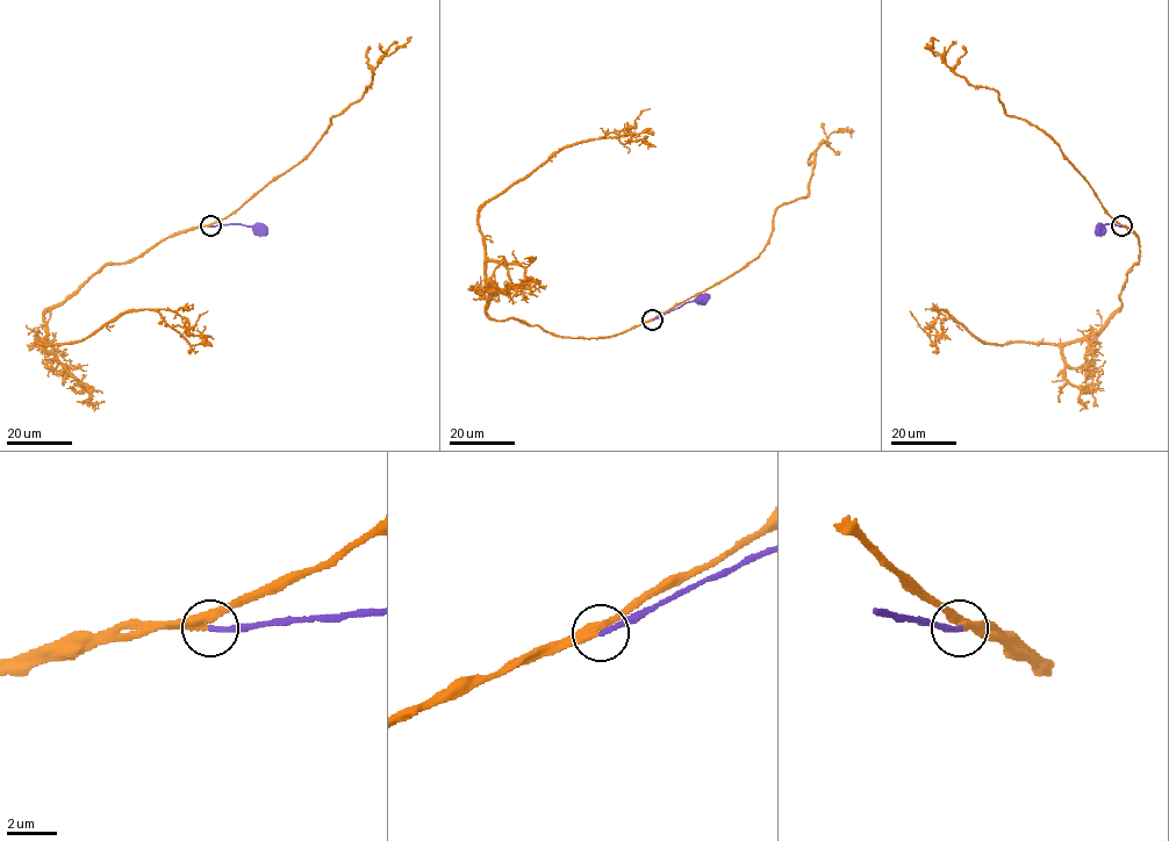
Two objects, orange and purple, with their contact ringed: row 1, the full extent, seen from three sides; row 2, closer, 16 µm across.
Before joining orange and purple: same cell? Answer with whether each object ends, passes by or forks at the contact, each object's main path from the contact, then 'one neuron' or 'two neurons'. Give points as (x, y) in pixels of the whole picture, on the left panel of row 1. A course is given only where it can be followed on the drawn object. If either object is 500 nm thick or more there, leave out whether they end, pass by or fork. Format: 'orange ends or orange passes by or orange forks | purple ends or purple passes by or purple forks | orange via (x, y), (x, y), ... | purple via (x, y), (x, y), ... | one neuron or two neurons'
orange passes by | purple ends | orange via (210, 225), (101, 267), (44, 314), (47, 335), (36, 342), (72, 343), (141, 309), (193, 328), (207, 311) | purple via (210, 225), (242, 224), (259, 230) | one neuron

